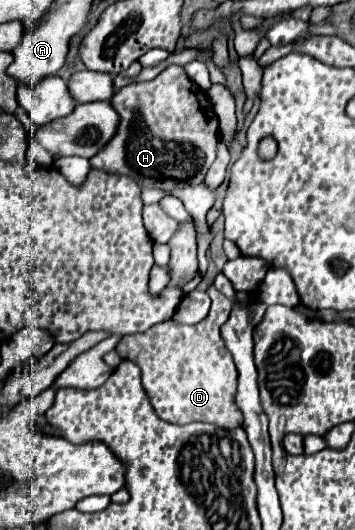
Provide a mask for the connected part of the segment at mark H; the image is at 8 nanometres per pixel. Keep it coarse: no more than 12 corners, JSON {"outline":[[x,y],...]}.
{"outline":[[172,64],[117,90],[91,168],[141,188],[197,186],[219,120]]}

